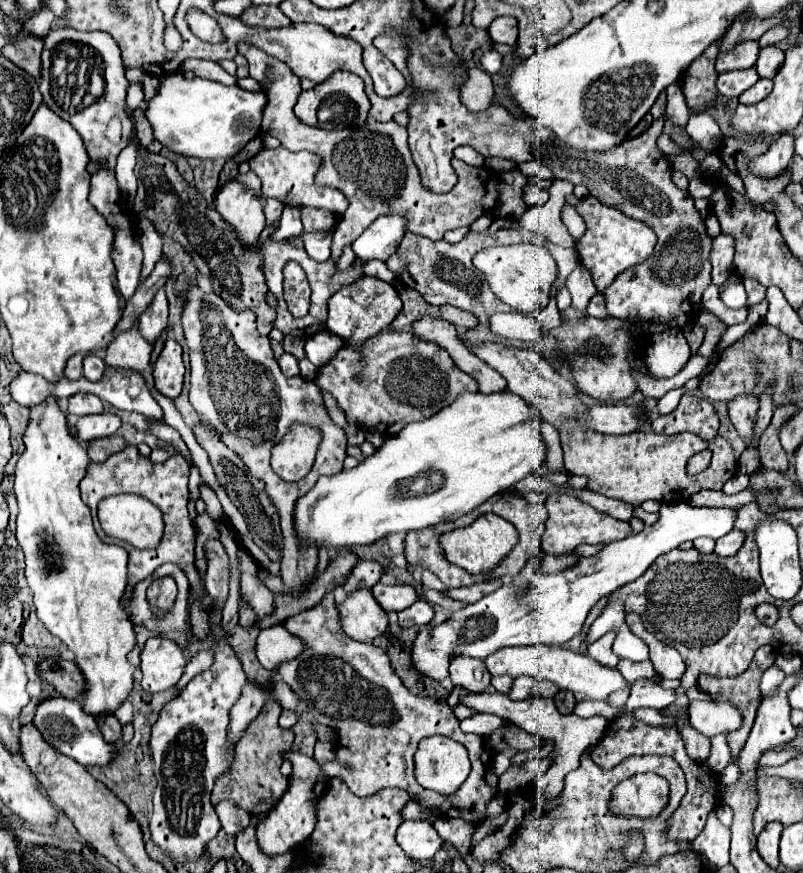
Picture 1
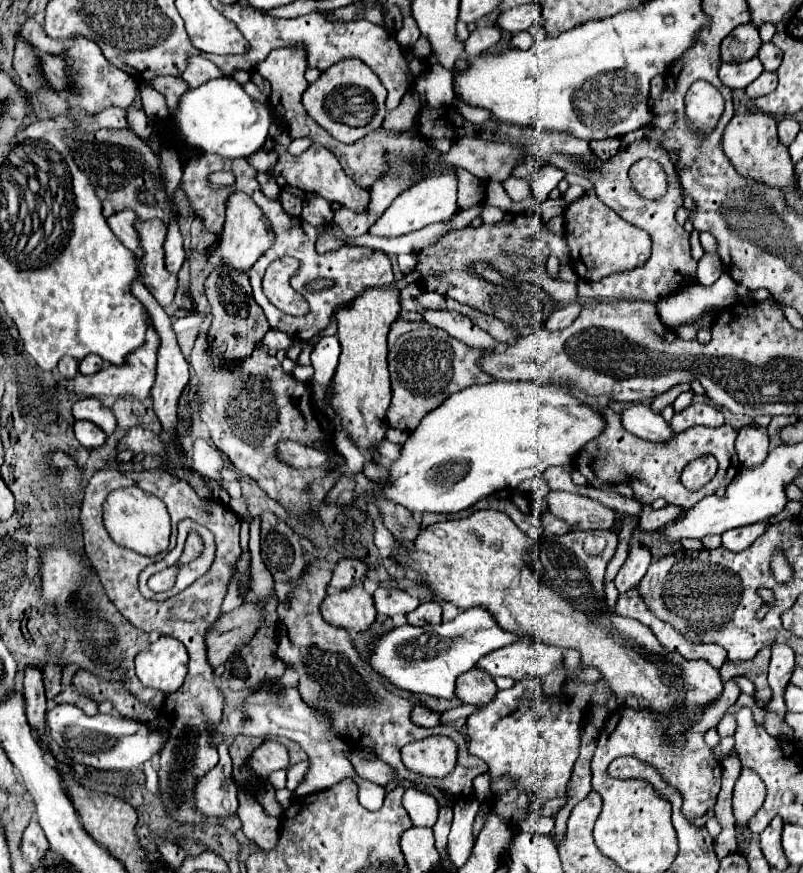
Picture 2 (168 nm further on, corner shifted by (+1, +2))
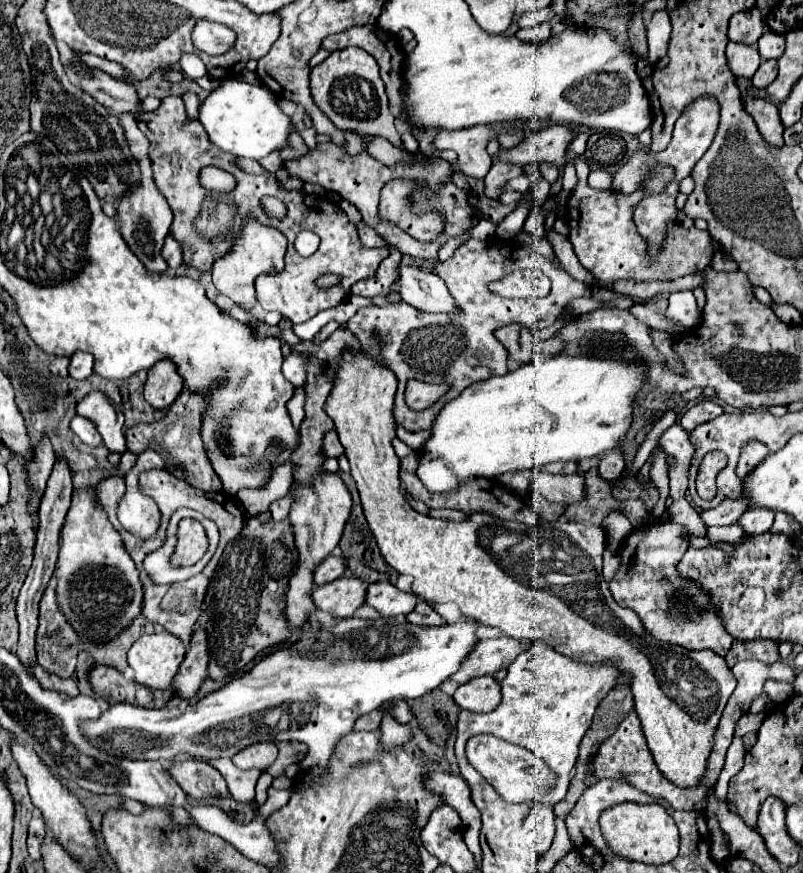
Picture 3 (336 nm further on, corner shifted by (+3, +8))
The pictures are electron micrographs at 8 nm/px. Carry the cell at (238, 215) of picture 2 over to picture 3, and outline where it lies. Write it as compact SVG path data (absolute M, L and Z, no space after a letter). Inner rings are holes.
M247 221L243 233L235 239L233 249L227 255L223 255L221 259L217 259L215 265L213 265L211 273L213 273L215 287L223 295L231 297L235 301L235 305L249 311L257 303L255 279L263 273L273 273L273 275L281 273L285 269L285 261L283 261L285 249L287 249L285 235L281 235L273 227L265 227L257 221Z

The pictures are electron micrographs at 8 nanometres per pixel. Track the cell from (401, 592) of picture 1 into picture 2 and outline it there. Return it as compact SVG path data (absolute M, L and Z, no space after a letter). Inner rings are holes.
M379 585L377 591L373 593L373 599L375 599L375 609L379 613L385 613L389 617L397 615L397 613L409 613L413 611L417 605L419 605L419 599L409 595L407 591L403 589L397 589L397 587L389 587L389 585Z

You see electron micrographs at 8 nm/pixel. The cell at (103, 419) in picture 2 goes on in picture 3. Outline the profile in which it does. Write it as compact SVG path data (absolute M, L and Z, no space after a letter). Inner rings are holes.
M93 391L93 393L85 395L77 403L77 415L93 421L93 425L97 427L97 431L103 437L105 447L111 453L123 455L127 451L127 441L125 441L125 433L123 433L125 417L121 411L115 409L115 405L109 401L109 397L105 393Z

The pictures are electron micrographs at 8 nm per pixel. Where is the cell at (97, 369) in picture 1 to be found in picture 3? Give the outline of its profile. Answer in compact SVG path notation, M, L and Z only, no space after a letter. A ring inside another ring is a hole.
M77 351L69 357L69 377L87 379L91 373L93 373L93 355Z

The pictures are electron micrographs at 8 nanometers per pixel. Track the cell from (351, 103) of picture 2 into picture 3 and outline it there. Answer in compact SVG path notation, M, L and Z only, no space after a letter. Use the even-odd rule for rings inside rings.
M349 47L349 57L343 59L341 51L333 51L323 63L311 69L311 93L321 111L341 131L357 131L367 135L381 135L393 145L403 149L401 137L395 129L395 117L389 109L385 85L379 77L379 65L373 55L361 47Z

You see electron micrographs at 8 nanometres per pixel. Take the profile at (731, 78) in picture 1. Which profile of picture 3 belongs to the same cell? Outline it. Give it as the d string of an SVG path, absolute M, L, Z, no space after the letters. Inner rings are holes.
M733 41L727 45L727 61L735 77L747 77L747 79L757 71L761 63L757 47Z

